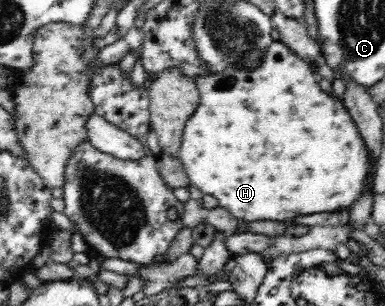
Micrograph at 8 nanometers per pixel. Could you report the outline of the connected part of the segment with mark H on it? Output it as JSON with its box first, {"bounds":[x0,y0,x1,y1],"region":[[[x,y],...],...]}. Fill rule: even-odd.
{"bounds":[177,40,369,222],"region":[[[273,40],[265,53],[261,55],[261,61],[253,65],[253,69],[247,69],[244,65],[227,65],[223,71],[213,72],[205,77],[195,76],[200,99],[196,110],[191,118],[185,122],[183,129],[181,148],[177,157],[183,165],[185,175],[187,175],[190,185],[199,189],[204,195],[211,195],[219,200],[219,206],[226,209],[230,215],[240,221],[251,222],[265,219],[265,221],[285,221],[293,219],[299,215],[313,215],[313,213],[323,213],[323,211],[337,211],[337,209],[347,209],[363,191],[365,177],[369,173],[369,157],[365,143],[359,135],[357,125],[353,123],[351,115],[347,113],[345,105],[325,91],[321,91],[318,77],[311,66],[303,61],[292,49],[287,47],[282,41]]]}

